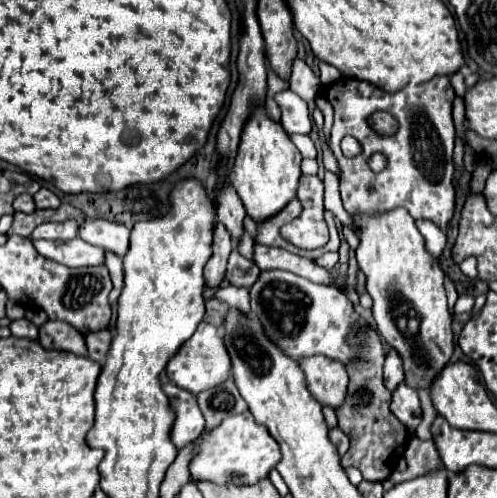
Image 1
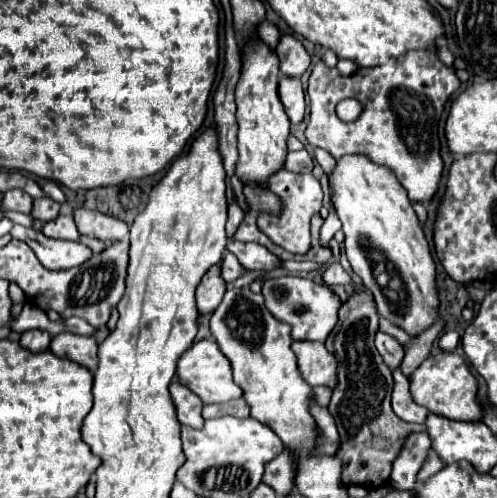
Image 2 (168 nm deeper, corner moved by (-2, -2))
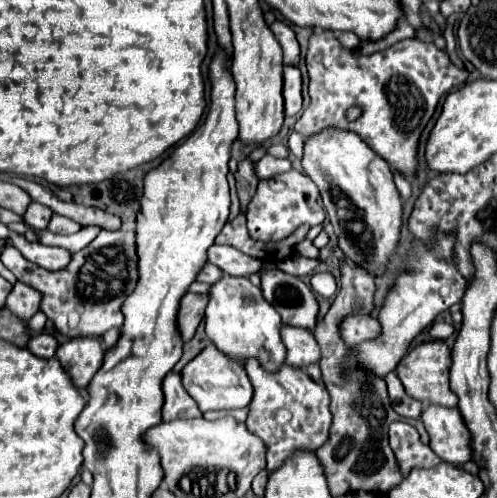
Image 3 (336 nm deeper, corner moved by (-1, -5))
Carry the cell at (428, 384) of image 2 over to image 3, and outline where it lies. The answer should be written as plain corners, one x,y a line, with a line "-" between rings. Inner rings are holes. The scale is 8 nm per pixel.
427,340
423,344
417,344
409,354
401,358
395,372
405,388
405,392
415,400
429,400
439,406
453,408
457,406
457,396
449,388
449,366
451,366
451,350
443,340

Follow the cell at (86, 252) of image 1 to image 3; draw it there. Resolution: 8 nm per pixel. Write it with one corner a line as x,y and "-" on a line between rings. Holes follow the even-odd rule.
9,232
5,238
11,240
11,244
31,262
39,264
41,268
47,270
61,270
69,264
71,254
65,248
55,248
55,246
45,246
41,242
29,242
25,240
23,234
17,232

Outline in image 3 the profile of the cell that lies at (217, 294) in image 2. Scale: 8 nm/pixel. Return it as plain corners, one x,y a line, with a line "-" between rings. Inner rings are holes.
187,292
179,304
179,334
183,342
189,342
205,316
207,296
205,294
191,294

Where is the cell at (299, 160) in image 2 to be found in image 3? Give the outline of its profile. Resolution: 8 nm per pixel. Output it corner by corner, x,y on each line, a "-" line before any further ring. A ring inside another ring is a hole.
265,154
257,164
255,164
255,176
257,178
271,178
275,174
281,174
281,172
287,172
291,170
291,162
289,160
281,160
281,158
275,158
275,156
269,156

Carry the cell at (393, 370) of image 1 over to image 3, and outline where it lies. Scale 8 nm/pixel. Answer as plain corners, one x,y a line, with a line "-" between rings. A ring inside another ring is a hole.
347,314
339,322
339,332
347,346
357,346
363,340
373,340
379,336
379,322
373,314

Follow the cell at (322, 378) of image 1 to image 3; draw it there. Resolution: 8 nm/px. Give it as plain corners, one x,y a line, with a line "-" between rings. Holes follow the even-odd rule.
283,326
281,340
287,350
287,356
285,356
287,364
299,368
299,366
307,366
311,362
319,362
321,350
319,350
319,344
317,344
313,332
305,330
305,328

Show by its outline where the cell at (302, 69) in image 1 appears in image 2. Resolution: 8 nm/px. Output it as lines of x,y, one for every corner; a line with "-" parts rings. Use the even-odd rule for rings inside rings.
282,35
276,47
276,55
280,59
280,73
284,77
302,77
310,65
310,55
292,35

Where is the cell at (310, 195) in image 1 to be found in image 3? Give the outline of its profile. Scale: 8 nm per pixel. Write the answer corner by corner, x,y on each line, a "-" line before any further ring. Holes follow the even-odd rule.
301,172
277,174
269,180
261,180
257,194
253,196
247,210
247,230
255,240
283,240
301,224
323,224
325,212
319,200
319,190
309,176

